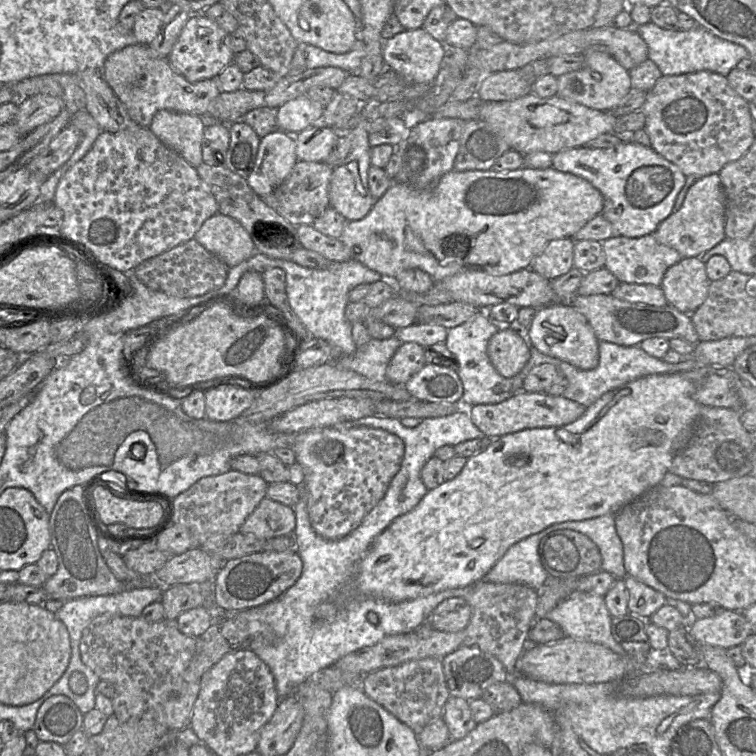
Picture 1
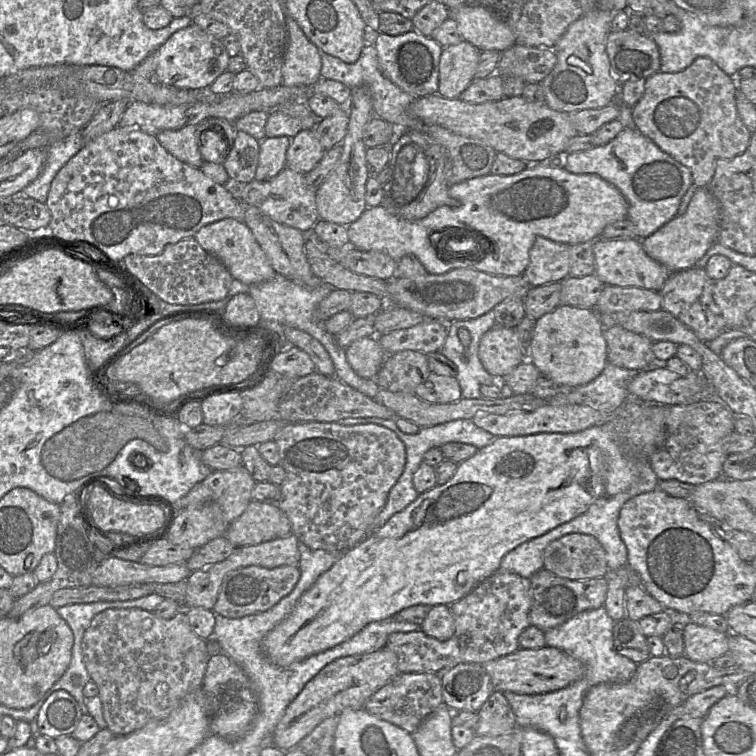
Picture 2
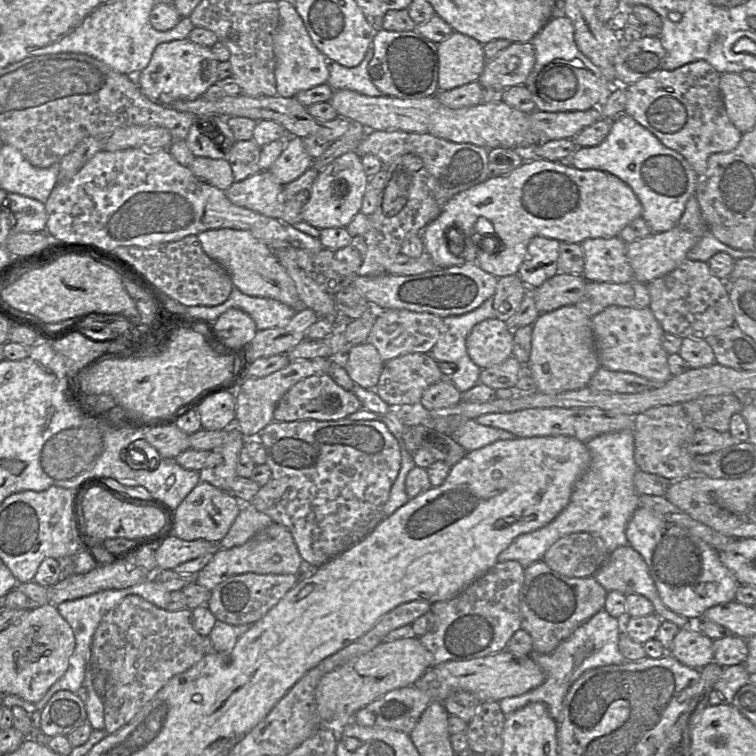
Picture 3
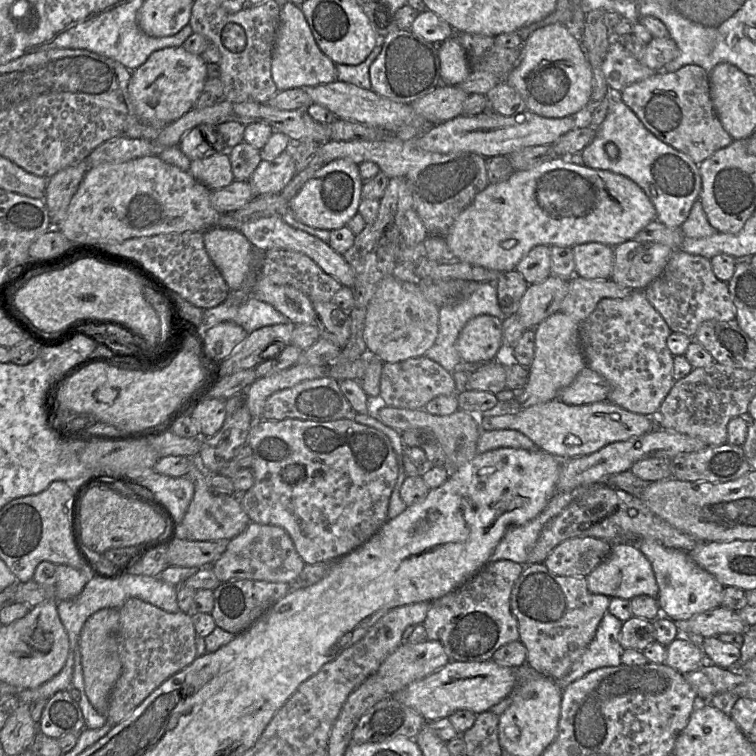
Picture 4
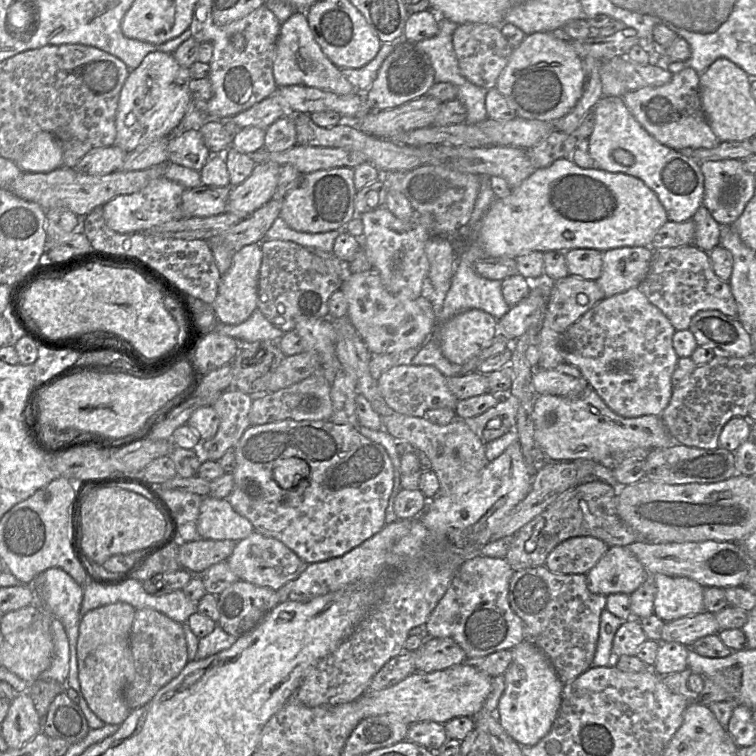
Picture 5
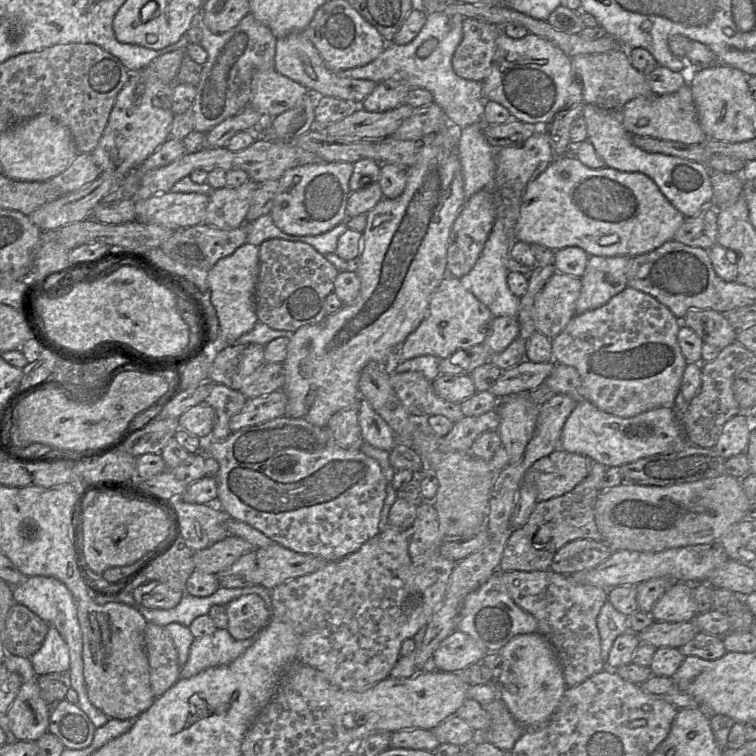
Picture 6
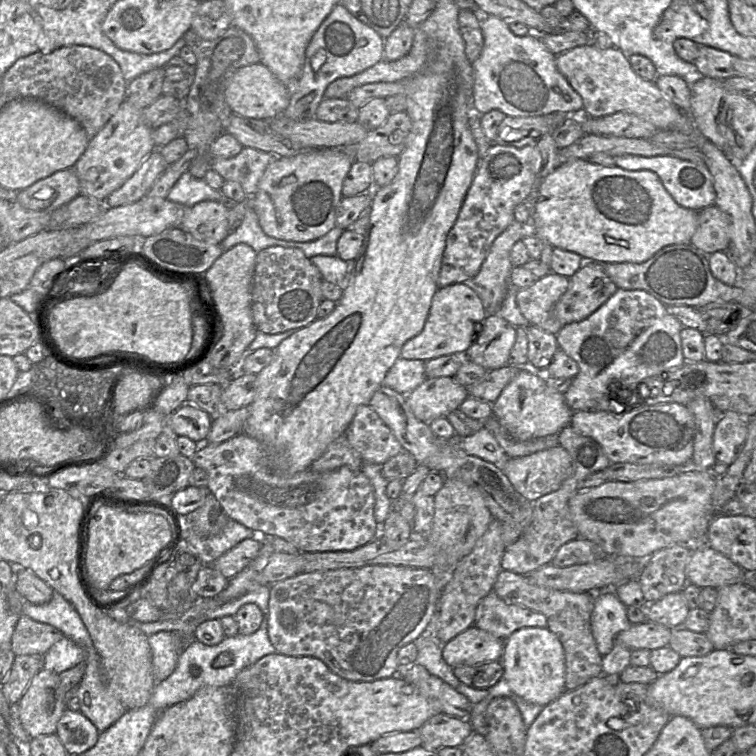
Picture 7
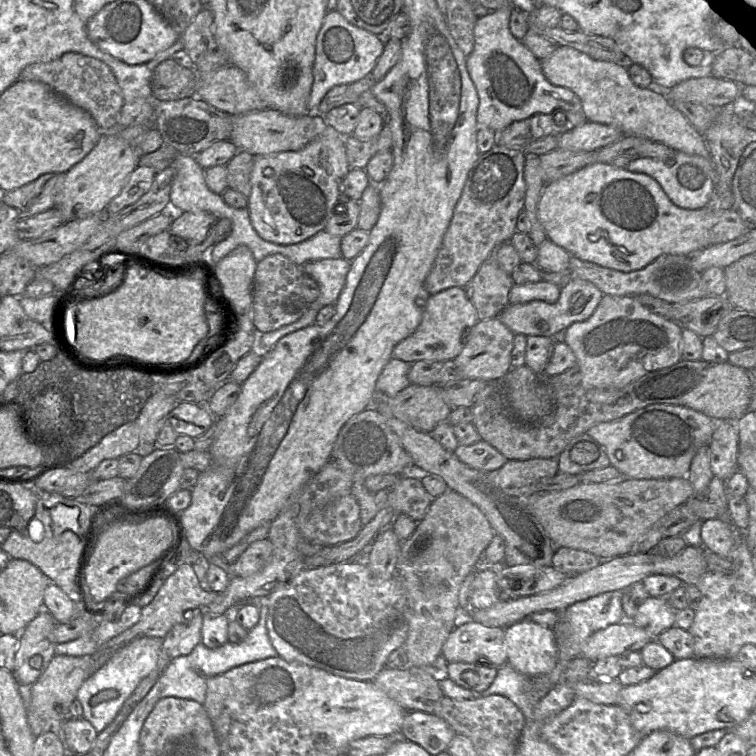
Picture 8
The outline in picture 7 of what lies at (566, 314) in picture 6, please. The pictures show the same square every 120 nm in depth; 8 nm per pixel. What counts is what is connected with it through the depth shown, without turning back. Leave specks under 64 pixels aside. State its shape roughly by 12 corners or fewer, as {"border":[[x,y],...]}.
{"border":[[549,273],[516,293],[530,325],[557,334],[569,278]]}

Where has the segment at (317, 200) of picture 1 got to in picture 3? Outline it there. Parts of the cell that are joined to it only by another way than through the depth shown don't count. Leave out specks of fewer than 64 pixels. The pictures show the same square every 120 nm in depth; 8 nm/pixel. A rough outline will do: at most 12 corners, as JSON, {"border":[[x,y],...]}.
{"border":[[269,171],[234,182],[234,205],[293,226],[302,208],[286,205]]}

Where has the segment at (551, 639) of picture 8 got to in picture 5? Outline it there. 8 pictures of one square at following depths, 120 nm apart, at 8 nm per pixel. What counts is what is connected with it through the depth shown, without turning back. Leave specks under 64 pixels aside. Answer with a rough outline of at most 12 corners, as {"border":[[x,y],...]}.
{"border":[[511,649],[495,715],[520,746],[537,744],[564,684],[549,658]]}

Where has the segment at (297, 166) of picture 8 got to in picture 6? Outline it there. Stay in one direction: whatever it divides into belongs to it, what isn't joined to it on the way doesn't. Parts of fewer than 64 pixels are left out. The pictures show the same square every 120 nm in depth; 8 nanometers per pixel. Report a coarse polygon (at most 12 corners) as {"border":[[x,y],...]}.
{"border":[[319,162],[278,179],[269,214],[292,236],[345,223],[353,167]]}

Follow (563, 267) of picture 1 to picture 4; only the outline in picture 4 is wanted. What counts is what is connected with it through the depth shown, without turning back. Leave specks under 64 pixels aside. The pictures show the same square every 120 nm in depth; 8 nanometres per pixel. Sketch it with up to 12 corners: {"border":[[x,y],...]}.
{"border":[[537,245],[516,266],[531,285],[552,275],[551,247]]}

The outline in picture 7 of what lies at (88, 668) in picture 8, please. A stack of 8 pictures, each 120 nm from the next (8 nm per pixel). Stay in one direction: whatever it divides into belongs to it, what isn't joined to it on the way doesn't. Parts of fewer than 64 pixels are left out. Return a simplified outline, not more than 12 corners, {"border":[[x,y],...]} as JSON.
{"border":[[42,669],[18,702],[31,738],[56,733],[67,709],[59,674]]}

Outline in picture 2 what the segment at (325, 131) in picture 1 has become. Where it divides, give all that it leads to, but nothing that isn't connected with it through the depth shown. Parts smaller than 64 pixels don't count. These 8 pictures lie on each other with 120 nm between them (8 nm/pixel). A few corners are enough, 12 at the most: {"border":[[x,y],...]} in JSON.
{"border":[[314,130],[291,138],[286,168],[305,175],[325,152]]}

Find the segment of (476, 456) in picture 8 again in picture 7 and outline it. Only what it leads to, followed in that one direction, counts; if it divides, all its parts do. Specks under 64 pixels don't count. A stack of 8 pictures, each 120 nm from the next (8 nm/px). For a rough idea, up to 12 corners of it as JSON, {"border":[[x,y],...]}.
{"border":[[484,427],[465,437],[460,448],[468,455],[503,469],[508,457]]}

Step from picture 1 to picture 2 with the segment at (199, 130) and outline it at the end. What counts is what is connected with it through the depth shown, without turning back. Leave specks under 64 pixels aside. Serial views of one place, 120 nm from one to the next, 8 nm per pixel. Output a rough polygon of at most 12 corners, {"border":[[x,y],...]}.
{"border":[[196,126],[163,130],[156,137],[175,158],[194,168],[204,163]]}

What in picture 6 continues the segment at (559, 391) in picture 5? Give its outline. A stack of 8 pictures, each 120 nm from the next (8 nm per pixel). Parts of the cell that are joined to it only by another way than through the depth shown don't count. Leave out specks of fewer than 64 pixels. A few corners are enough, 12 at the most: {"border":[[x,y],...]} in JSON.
{"border":[[525,358],[503,370],[489,392],[499,399],[545,382],[554,361]]}

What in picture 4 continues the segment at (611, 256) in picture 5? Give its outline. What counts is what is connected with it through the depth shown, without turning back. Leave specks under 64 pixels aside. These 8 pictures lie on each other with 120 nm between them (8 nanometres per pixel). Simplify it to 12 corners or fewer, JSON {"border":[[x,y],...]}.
{"border":[[628,240],[614,247],[611,280],[644,290],[674,250]]}

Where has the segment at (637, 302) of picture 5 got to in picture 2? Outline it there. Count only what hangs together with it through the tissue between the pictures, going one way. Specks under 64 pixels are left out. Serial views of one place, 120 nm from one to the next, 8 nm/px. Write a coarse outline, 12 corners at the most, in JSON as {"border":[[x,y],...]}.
{"border":[[604,329],[608,362],[636,371],[662,365],[653,341]]}

